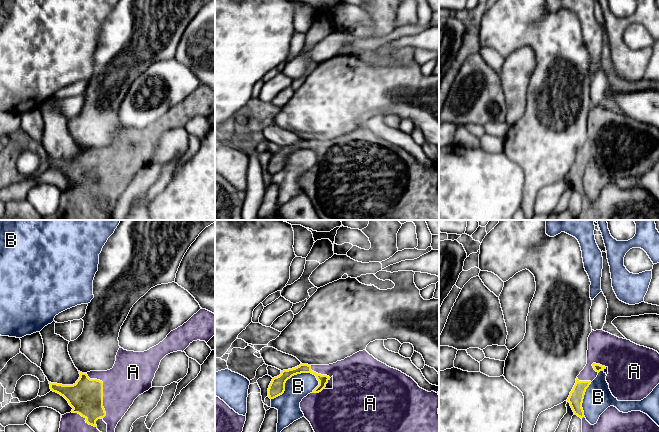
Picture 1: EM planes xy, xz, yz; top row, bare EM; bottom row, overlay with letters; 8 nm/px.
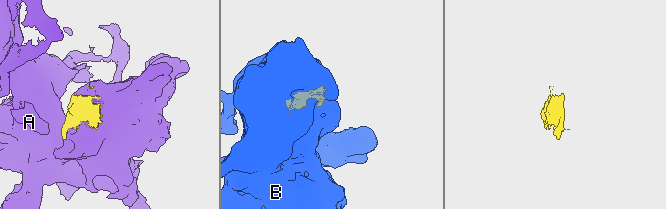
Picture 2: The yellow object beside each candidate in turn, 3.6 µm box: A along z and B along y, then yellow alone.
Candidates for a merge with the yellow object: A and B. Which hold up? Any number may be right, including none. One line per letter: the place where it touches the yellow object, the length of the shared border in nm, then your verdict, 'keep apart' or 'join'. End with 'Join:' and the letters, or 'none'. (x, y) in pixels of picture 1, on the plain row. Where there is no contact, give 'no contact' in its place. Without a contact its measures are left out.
A: meets yellow in xy at (102, 168); contact 400 nm long; join
B: meets yellow in xz at (291, 152); contact 420 nm long; keep apart
Join: A

